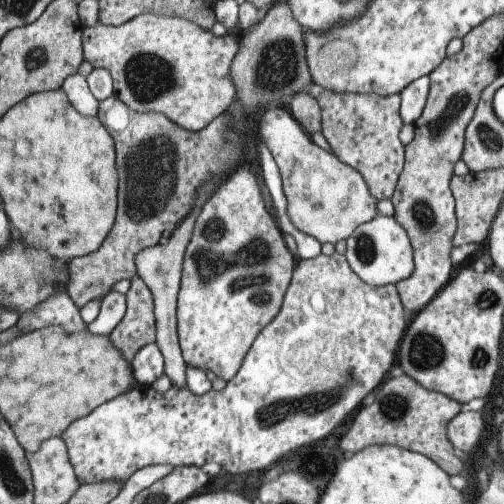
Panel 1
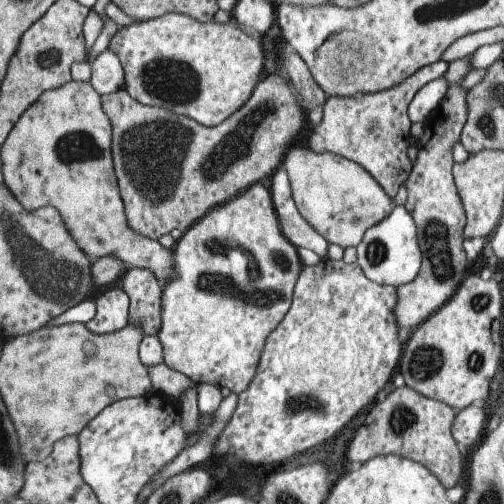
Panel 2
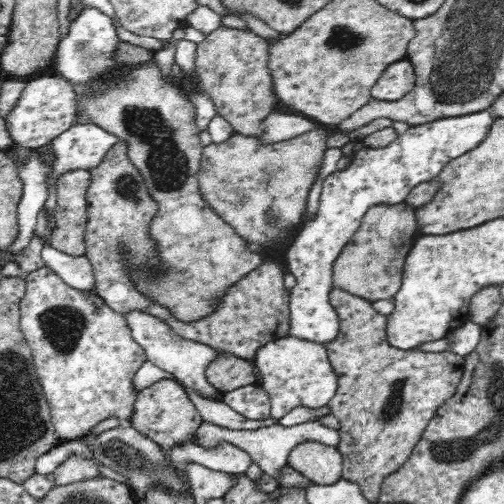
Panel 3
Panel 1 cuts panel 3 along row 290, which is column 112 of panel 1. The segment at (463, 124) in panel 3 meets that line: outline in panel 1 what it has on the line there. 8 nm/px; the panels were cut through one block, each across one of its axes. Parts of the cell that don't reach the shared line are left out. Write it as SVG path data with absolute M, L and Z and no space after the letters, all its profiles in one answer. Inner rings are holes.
M109 292L101 300L101 308L97 318L87 326L87 332L95 336L109 336L111 330L121 322L125 316L125 296L119 292Z

